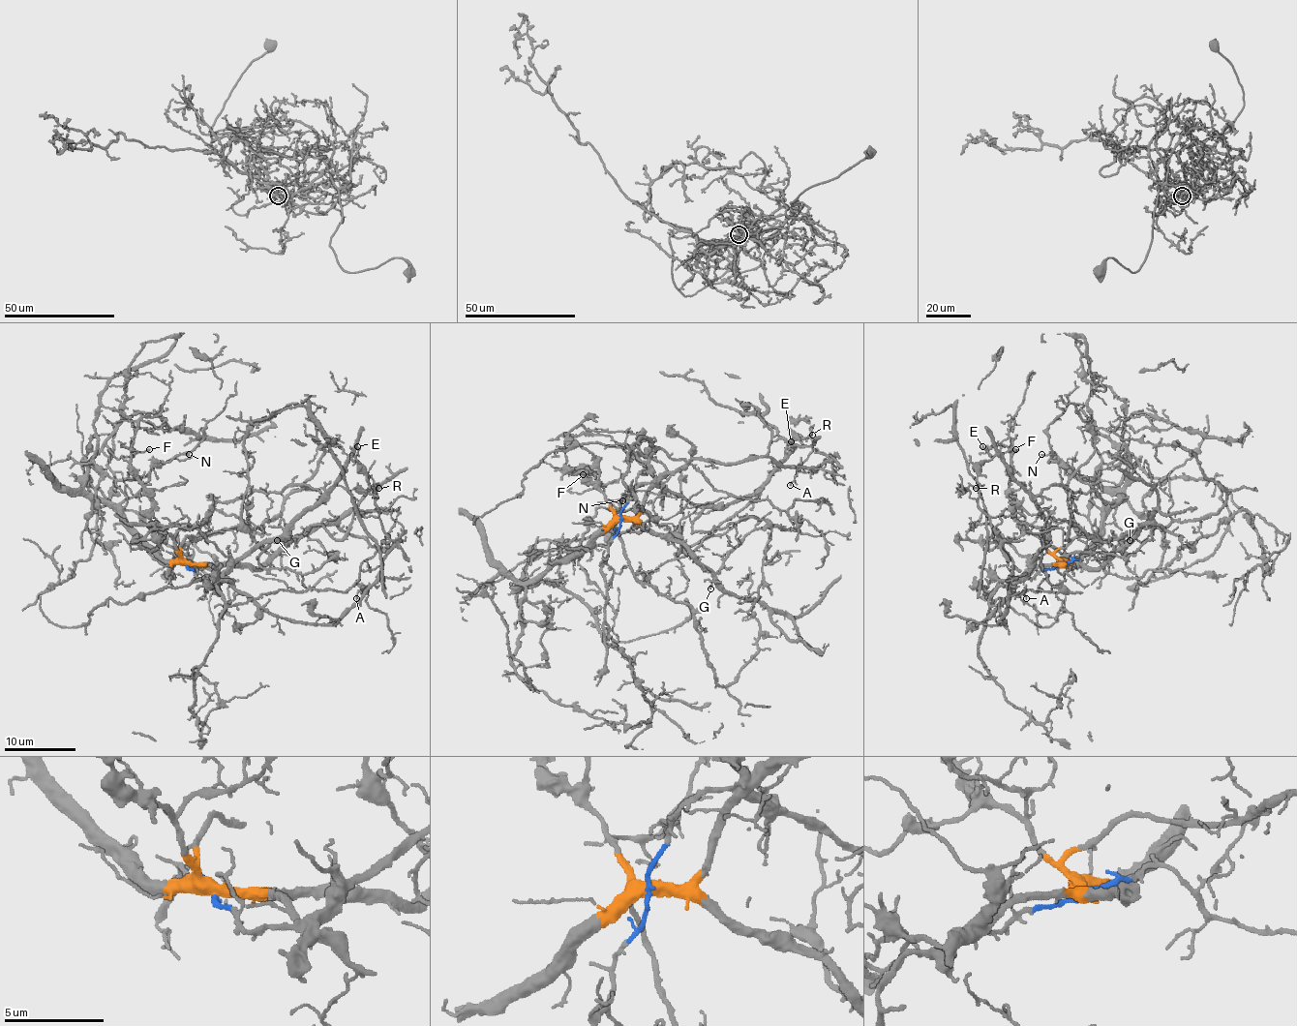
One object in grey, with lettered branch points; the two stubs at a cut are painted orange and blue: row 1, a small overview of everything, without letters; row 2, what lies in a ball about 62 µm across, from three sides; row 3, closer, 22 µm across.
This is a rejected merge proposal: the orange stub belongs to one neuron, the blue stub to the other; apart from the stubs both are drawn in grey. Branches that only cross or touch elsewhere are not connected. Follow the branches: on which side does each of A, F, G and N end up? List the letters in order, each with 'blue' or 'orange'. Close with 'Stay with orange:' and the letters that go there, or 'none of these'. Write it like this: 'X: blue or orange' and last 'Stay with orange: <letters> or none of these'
A: orange
F: orange
G: orange
N: orange
Stay with orange: A, F, G, N

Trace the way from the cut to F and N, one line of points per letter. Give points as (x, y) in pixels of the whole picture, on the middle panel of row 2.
F: (620, 519), (585, 471), (565, 469), (583, 474)
N: (620, 519), (614, 519), (578, 553), (555, 562), (572, 555), (595, 510), (605, 506), (617, 510), (622, 499)

